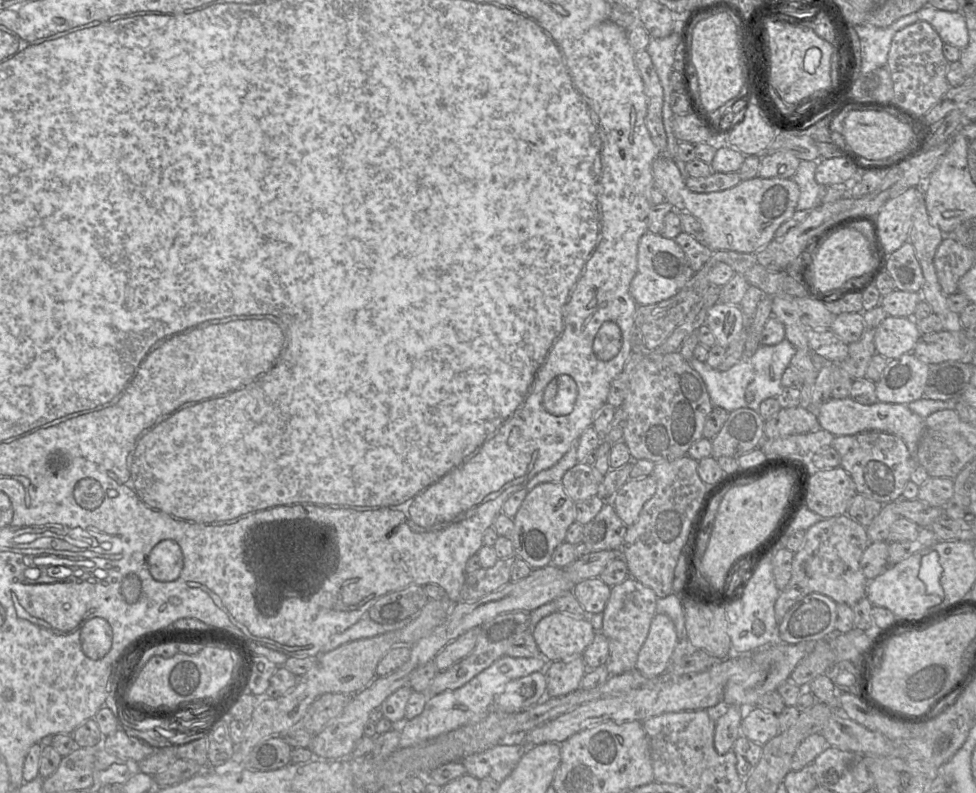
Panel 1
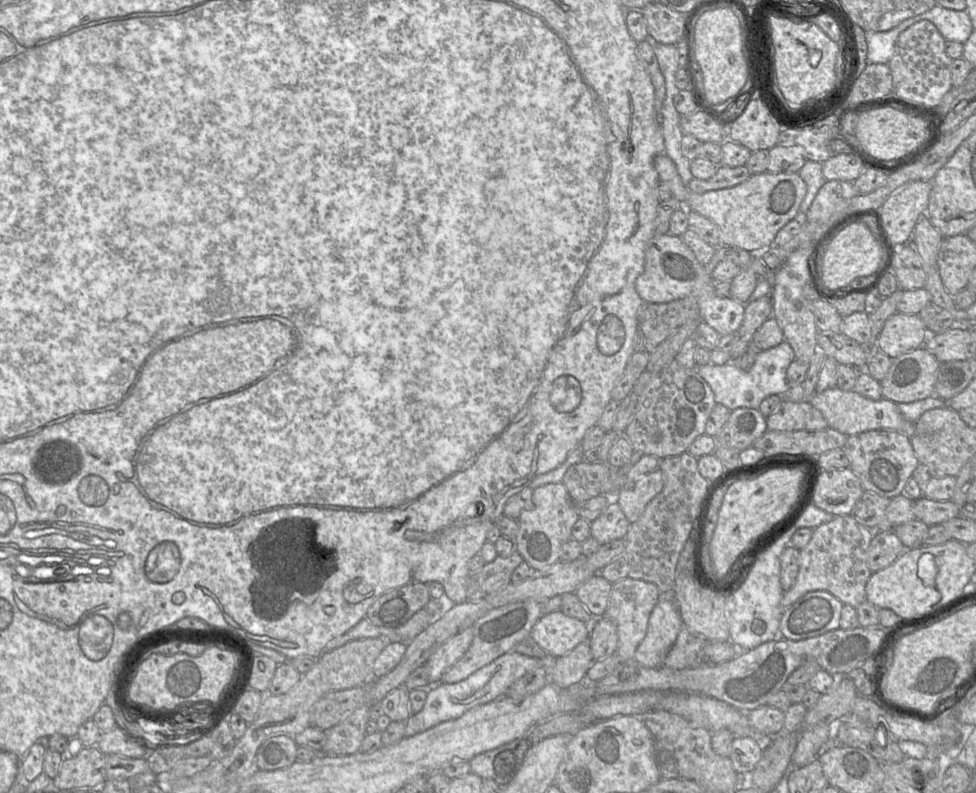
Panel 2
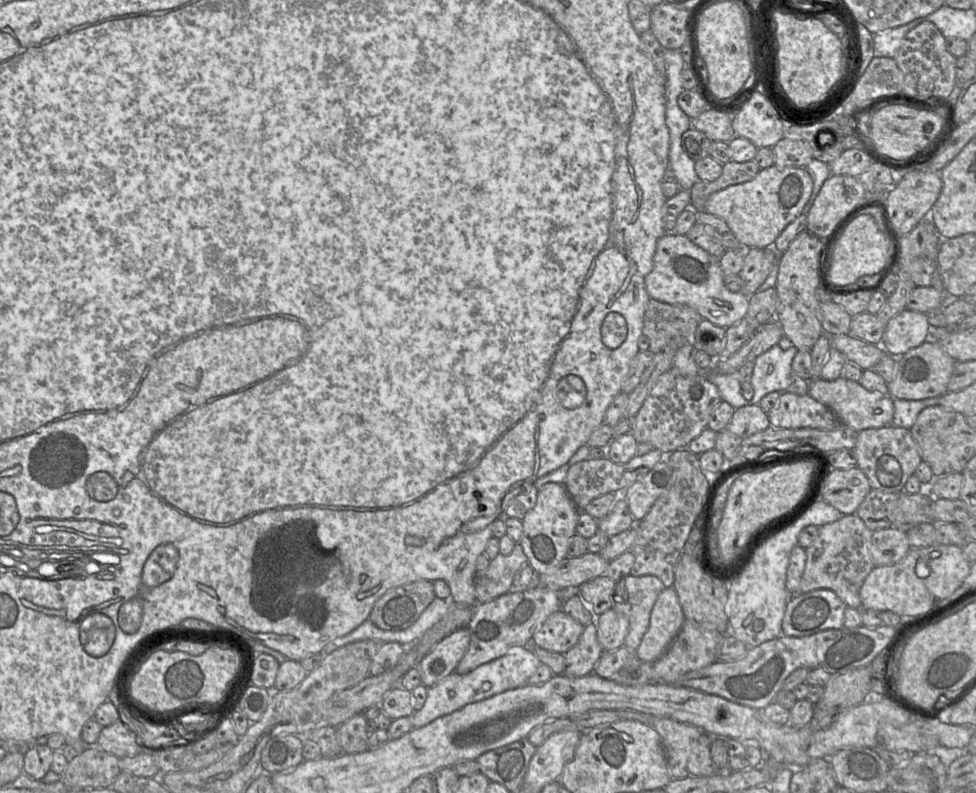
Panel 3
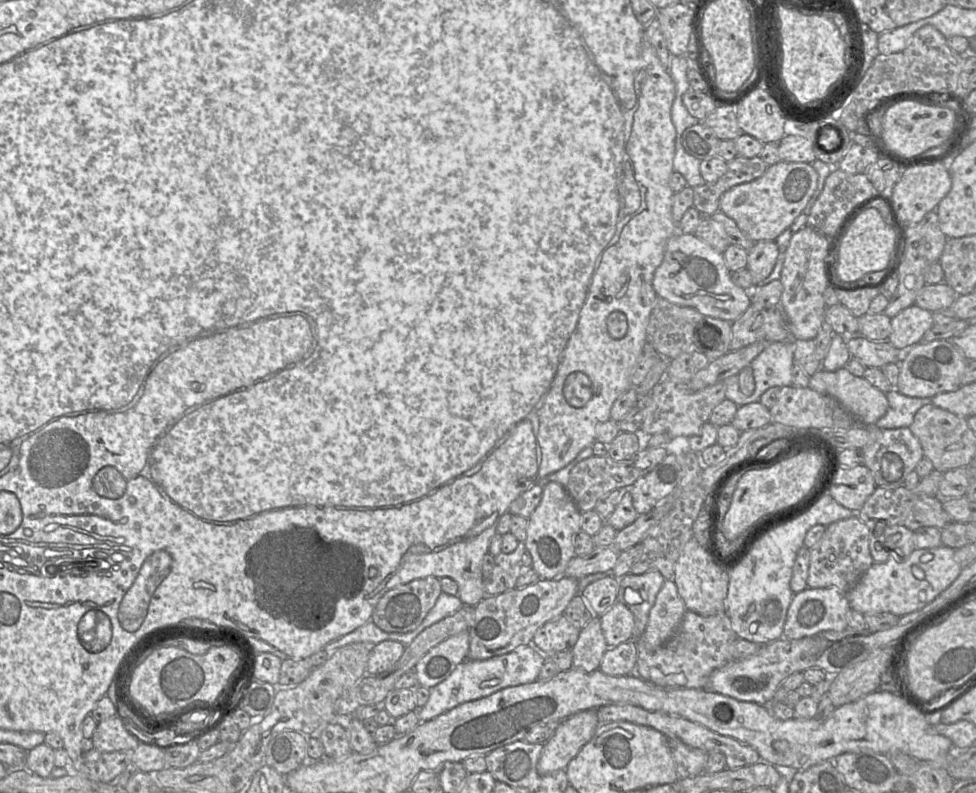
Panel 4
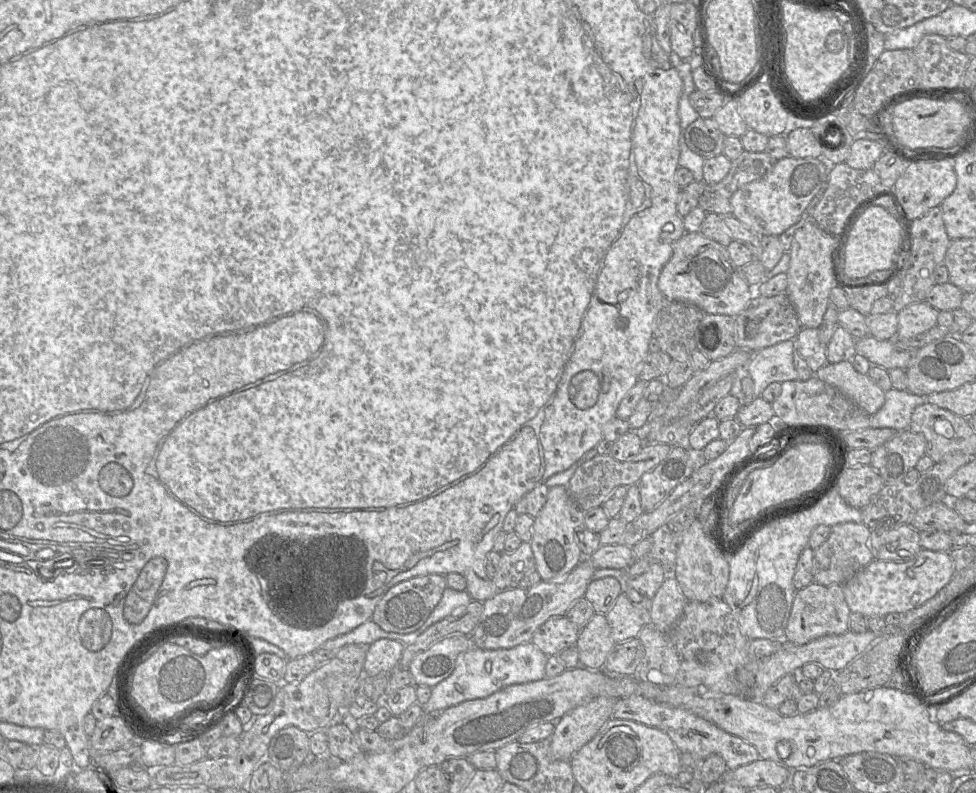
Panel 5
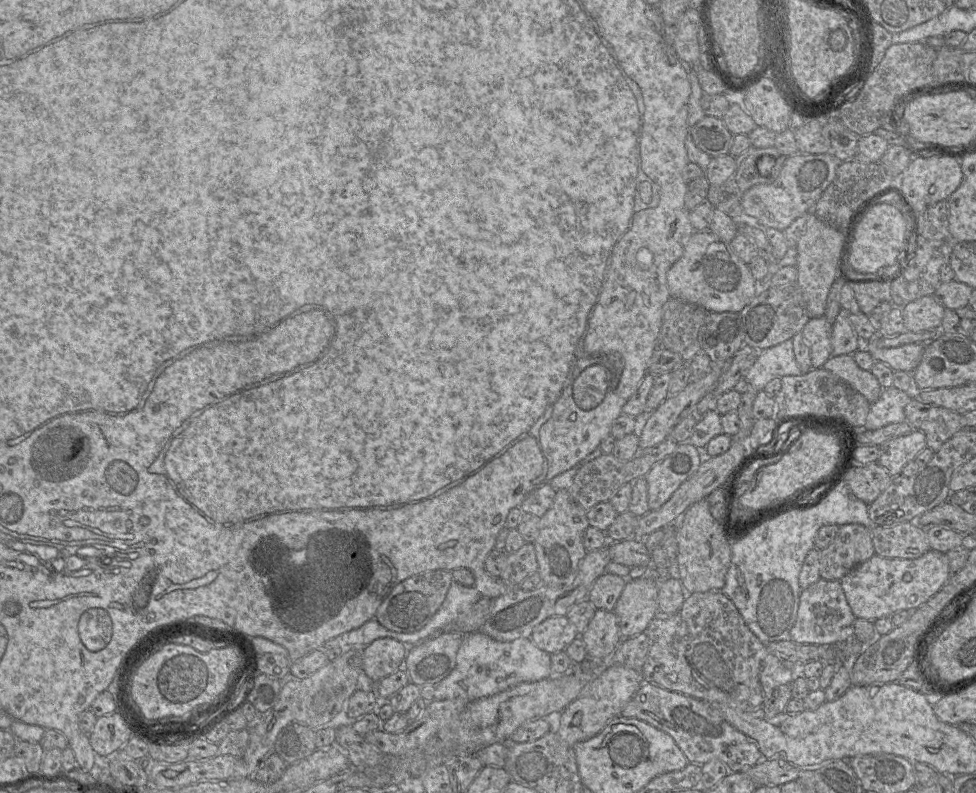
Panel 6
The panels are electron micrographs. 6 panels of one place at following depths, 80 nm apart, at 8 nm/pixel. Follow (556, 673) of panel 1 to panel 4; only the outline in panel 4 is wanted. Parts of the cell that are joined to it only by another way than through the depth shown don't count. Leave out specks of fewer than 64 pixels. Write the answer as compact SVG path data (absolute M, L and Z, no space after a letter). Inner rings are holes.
M594 616L581 630L572 648L572 666L586 672L598 670L608 649L602 632L600 616Z

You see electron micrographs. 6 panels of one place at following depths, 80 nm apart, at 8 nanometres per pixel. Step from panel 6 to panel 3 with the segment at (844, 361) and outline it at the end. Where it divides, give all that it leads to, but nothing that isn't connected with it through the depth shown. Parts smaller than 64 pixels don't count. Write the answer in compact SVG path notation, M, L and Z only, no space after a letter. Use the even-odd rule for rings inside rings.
M842 377L831 381L821 378L810 380L808 394L827 406L834 413L840 425L849 427L856 432L889 426L893 420L893 398L877 391L868 391L858 381Z

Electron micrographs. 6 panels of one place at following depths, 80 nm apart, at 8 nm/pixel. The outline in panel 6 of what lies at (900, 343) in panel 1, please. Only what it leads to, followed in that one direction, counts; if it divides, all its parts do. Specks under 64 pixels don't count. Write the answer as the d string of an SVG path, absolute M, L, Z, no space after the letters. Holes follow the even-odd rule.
M924 296L902 307L903 321L909 332L941 331L946 308L935 297Z

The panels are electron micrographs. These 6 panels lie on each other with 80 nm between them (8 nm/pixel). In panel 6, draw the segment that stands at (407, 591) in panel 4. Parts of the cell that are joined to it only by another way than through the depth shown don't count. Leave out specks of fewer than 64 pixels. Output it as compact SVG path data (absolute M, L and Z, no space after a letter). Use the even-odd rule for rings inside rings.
M431 570L413 575L397 584L379 605L375 619L395 632L414 632L422 628L437 612L453 582L452 572Z

